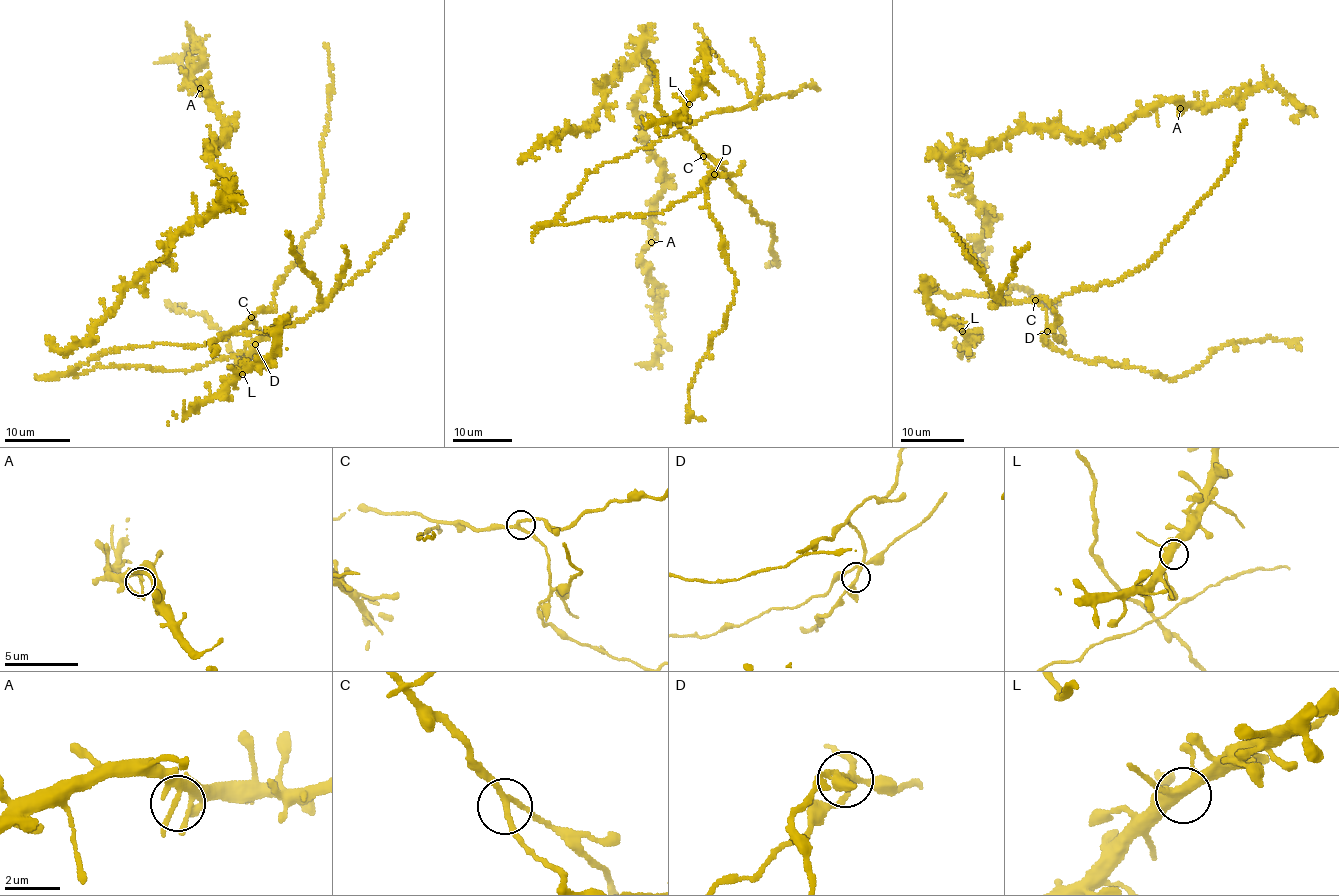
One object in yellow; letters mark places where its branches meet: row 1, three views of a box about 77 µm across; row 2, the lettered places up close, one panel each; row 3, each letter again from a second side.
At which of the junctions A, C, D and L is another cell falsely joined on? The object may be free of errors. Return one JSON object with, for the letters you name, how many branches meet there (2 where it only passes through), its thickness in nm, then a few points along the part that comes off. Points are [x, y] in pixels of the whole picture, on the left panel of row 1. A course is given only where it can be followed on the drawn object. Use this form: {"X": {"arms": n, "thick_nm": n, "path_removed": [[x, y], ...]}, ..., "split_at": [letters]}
{"D": {"arms": 4, "thick_nm": 240, "path_removed": [[255, 345], [188, 371], [69, 373], [107, 351], [195, 347], [303, 321], [325, 304], [286, 231]]}, "split_at": ["D"]}

